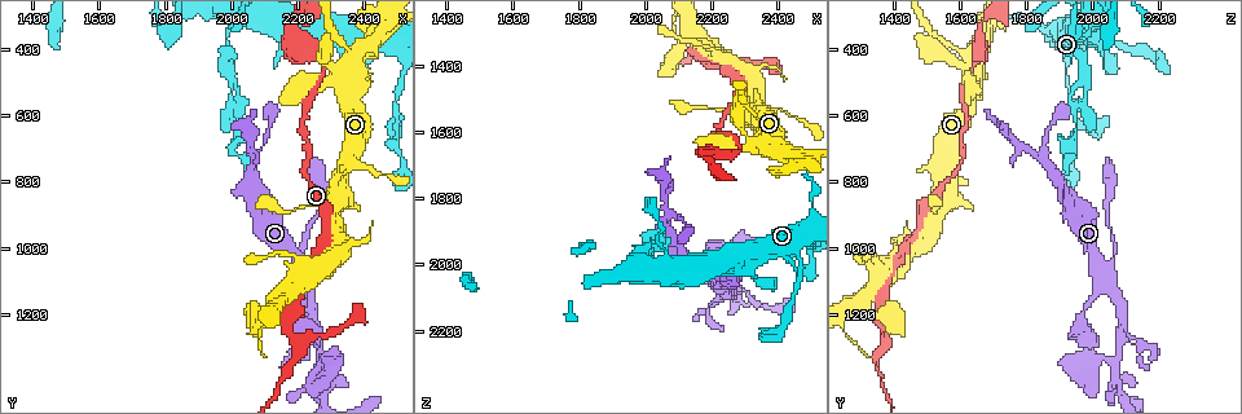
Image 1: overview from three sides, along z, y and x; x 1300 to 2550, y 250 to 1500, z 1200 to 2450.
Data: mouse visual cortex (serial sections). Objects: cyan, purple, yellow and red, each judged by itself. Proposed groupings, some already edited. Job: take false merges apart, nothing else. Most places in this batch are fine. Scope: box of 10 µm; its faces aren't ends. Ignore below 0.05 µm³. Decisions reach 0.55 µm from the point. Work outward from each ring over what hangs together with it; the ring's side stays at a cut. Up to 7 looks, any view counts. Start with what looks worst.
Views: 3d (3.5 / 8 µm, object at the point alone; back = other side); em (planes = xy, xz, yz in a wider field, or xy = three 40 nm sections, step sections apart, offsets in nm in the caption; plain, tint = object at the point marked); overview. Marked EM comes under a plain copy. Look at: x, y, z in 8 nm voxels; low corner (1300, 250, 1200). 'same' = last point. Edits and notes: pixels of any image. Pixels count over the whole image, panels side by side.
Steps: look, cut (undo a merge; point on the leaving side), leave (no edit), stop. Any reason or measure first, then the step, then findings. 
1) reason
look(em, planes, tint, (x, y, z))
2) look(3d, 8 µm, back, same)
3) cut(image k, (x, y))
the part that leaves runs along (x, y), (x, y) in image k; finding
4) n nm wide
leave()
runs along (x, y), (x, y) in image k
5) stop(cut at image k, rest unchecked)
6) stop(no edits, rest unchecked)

three arms meet
look(3d, 3.5 µm, (2210, 1290, 1370))

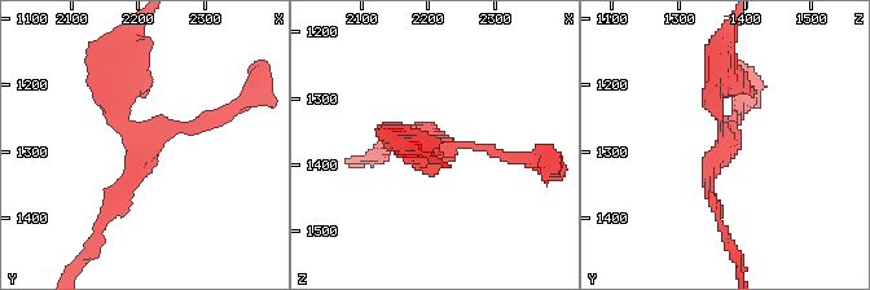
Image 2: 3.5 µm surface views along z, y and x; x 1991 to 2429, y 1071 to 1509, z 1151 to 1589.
3 arms; arms of 100, 150, 250 nm
look(em, xy, step 3, tint, (2200, 1285, 1370))

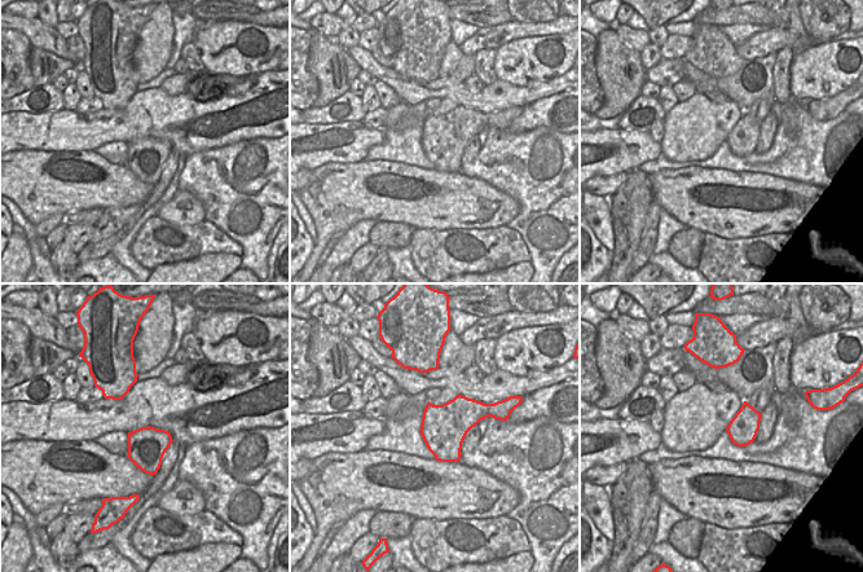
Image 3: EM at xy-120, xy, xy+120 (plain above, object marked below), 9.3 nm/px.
leave()
runs along (115, 70), (108, 101), (140, 141), (219, 118) in image 2; all the same cell

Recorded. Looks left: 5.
branch point
look(3d, 8 µm, (2060, 740, 1840))

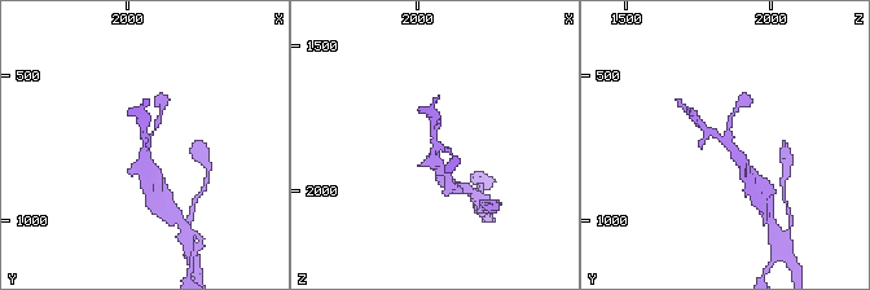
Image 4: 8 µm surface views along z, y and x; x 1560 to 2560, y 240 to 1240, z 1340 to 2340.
look(em, xy, step 2, tint, same)

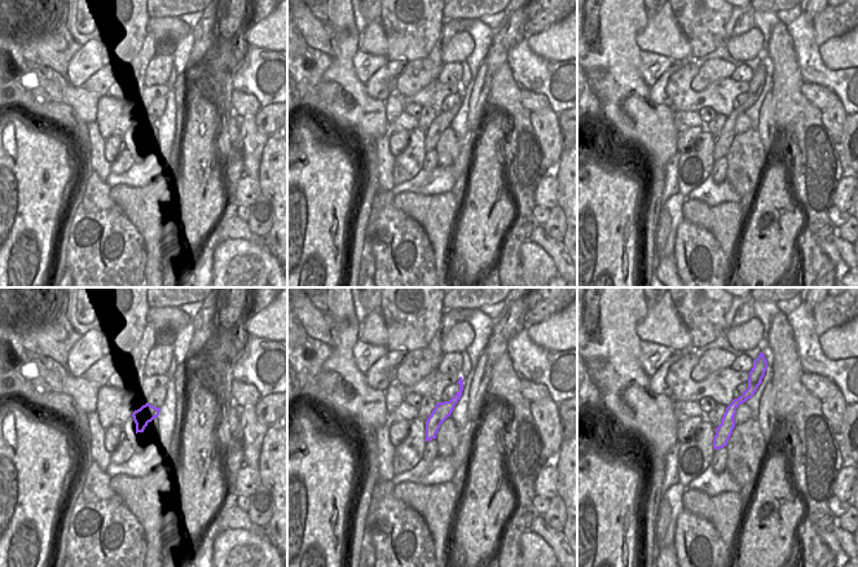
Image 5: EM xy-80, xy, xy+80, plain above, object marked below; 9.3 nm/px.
leave()
runs along (753, 387), (731, 408), (717, 445) in image 5; one cell here

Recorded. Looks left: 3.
sudden change in width
look(3d, 3.5 µm, (1990, 420, 1970))

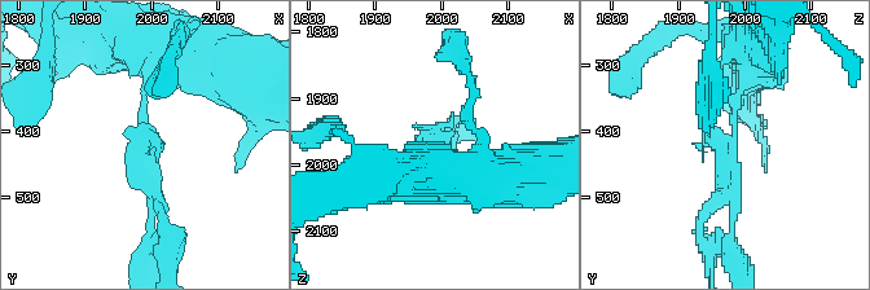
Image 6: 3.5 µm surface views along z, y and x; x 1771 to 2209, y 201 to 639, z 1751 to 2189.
arms of 150, 200 nm
look(em, planes, tint, (1990, 425, 1975))

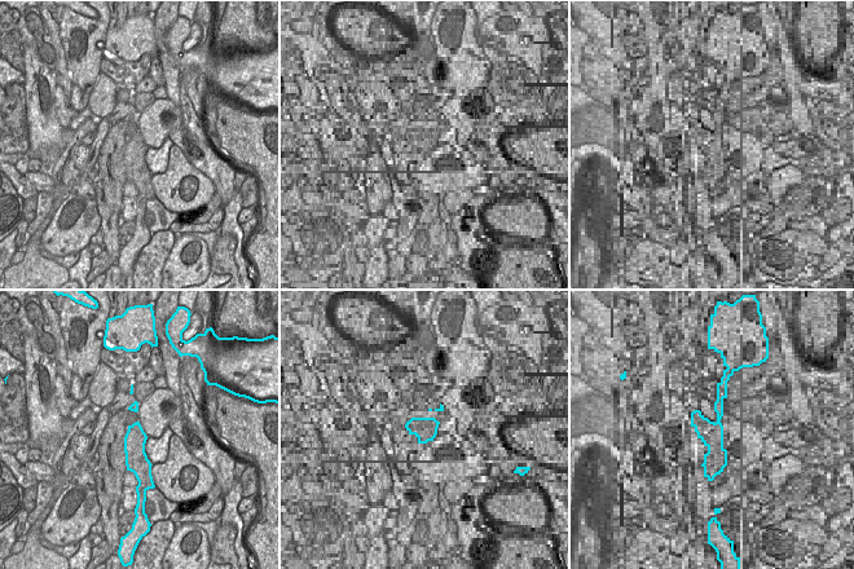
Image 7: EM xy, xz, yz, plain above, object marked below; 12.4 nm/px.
leave()
runs along (752, 66), (703, 220) in image 6; one cell here

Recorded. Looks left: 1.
stop(no edits, rest unchecked)

